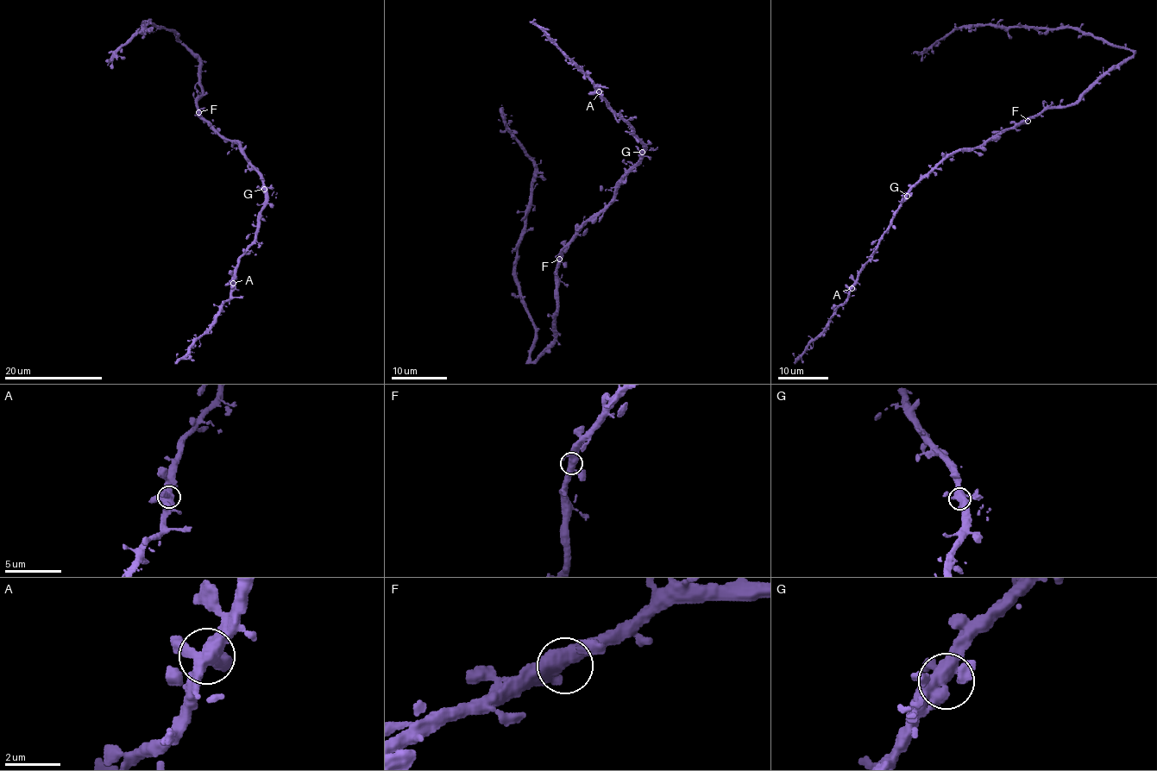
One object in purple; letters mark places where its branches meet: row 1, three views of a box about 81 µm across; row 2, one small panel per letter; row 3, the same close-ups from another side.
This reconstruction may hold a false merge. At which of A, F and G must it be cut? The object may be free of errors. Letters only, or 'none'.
none

